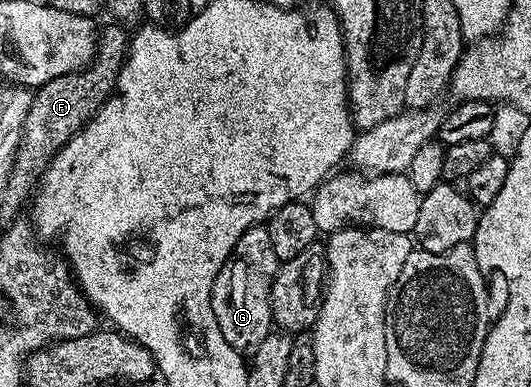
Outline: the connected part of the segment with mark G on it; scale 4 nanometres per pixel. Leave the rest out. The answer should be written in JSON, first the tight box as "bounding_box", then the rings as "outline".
{"bounding_box":[210,224,279,355],"outline":[[[265,224],[254,225],[236,239],[236,247],[220,267],[214,280],[210,302],[220,323],[220,332],[224,339],[243,355],[249,354],[272,332],[270,315],[270,288],[279,267],[276,251],[272,251],[272,239],[268,239]]]}

